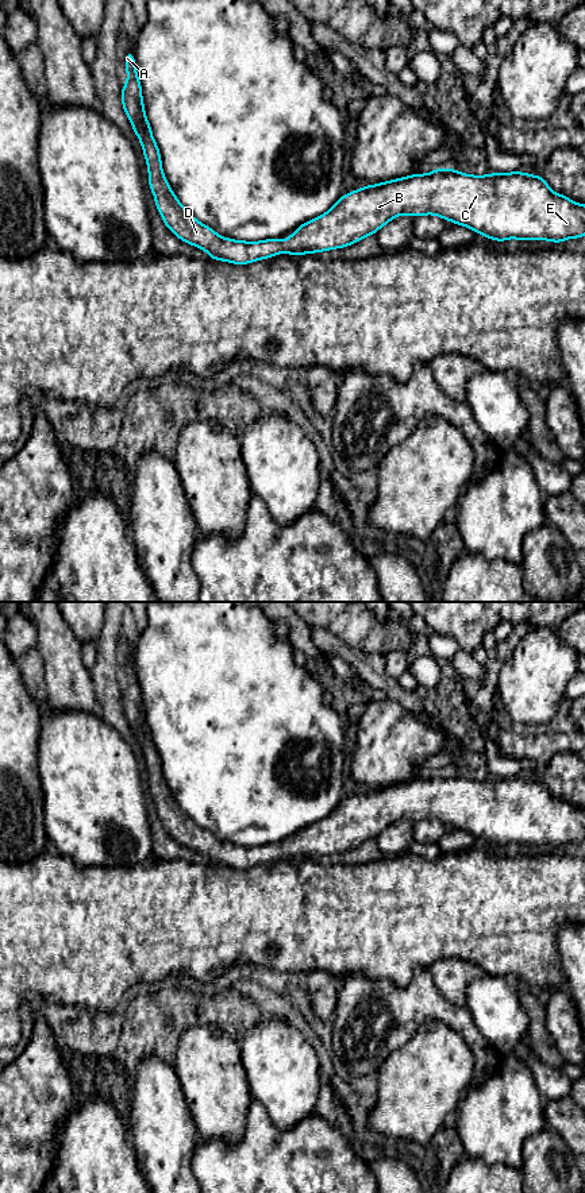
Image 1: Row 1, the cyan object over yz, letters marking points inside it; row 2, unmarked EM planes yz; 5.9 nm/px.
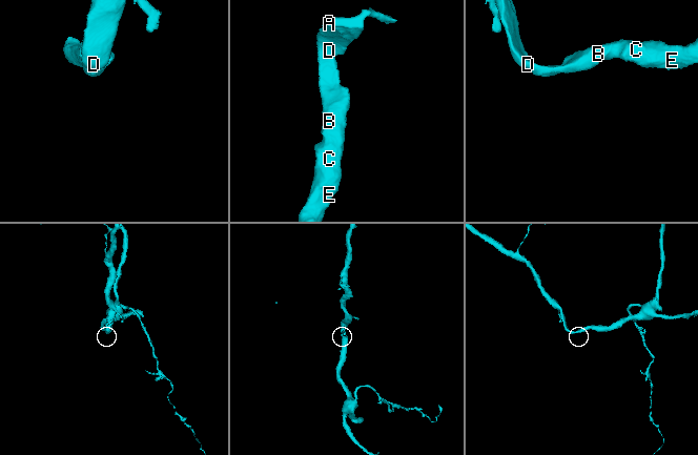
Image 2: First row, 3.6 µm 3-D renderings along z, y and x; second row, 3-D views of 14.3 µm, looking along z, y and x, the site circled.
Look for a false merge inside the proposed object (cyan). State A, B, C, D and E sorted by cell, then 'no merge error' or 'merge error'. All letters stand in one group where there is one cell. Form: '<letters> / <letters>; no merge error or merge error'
A B C D E; no merge error

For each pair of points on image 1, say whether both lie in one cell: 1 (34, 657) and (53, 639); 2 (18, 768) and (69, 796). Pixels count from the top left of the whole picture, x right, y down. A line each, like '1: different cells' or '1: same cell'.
1: different cells
2: different cells

